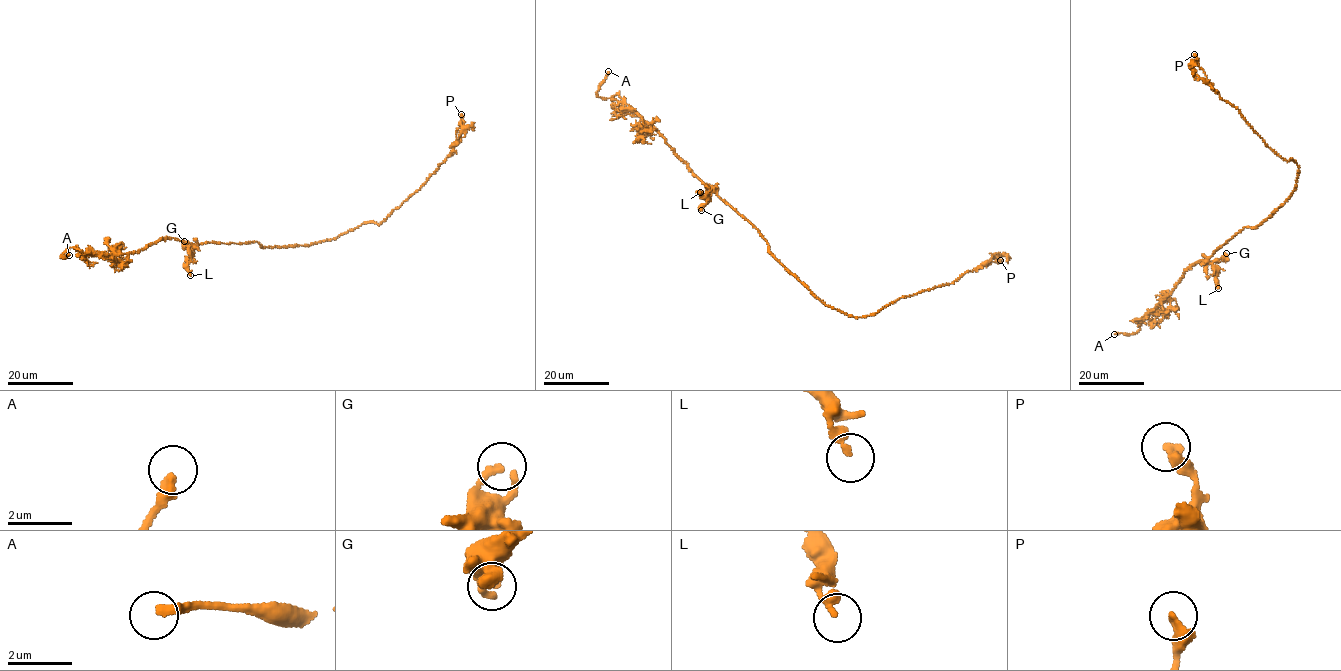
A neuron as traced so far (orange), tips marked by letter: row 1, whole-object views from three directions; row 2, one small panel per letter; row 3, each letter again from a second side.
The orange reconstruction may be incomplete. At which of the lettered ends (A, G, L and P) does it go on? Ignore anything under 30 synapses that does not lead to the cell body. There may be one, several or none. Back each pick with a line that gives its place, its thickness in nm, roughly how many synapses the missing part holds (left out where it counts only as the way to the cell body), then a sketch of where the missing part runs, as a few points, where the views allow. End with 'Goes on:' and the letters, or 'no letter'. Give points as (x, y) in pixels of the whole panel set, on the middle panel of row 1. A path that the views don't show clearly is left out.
A: at (608, 71); 320 nm thick
Goes on: A

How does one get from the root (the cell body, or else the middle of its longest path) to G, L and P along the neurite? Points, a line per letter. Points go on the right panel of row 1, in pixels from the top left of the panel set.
G: (1262, 221), (1256, 226), (1242, 228), (1215, 250), (1209, 261), (1215, 262), (1226, 253)
L: (1262, 221), (1256, 226), (1242, 228), (1210, 256), (1209, 261), (1217, 271), (1218, 288)
P: (1262, 221), (1295, 189), (1297, 164), (1269, 148), (1237, 109), (1193, 72), (1194, 54)

